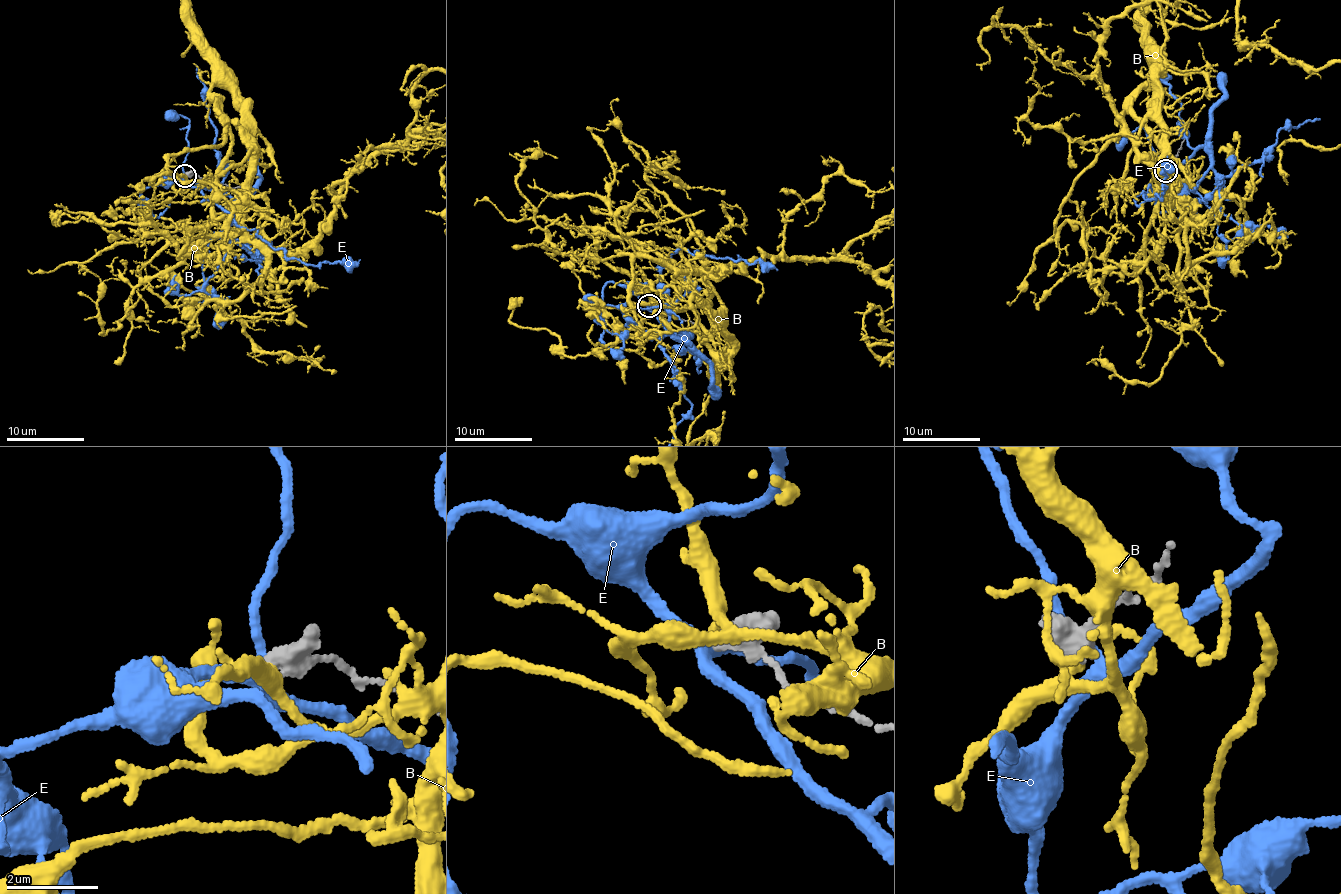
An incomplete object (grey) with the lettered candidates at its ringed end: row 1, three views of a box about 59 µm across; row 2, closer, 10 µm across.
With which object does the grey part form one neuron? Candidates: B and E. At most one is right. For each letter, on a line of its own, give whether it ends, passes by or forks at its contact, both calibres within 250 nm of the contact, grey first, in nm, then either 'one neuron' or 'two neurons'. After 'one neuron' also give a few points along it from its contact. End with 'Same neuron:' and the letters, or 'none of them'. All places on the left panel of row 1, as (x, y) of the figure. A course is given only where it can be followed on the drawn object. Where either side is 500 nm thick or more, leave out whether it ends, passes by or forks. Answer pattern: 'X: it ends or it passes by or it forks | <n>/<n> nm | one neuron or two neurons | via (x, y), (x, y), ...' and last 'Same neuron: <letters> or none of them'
B: it passes by | 360/240 nm | two neurons
E: it forks | 280/240 nm | two neurons
Same neuron: none of them

